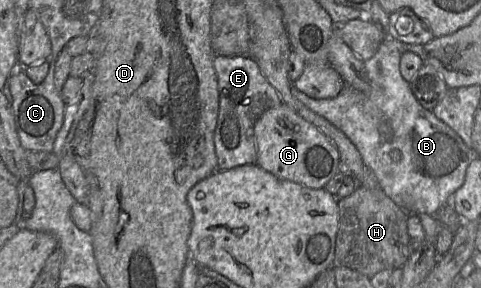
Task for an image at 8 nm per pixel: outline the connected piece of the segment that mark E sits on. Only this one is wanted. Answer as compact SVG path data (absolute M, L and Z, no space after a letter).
M216 55L213 66L219 92L219 111L214 131L217 169L228 170L245 164L256 164L254 125L265 111L282 104L282 99L250 56Z

